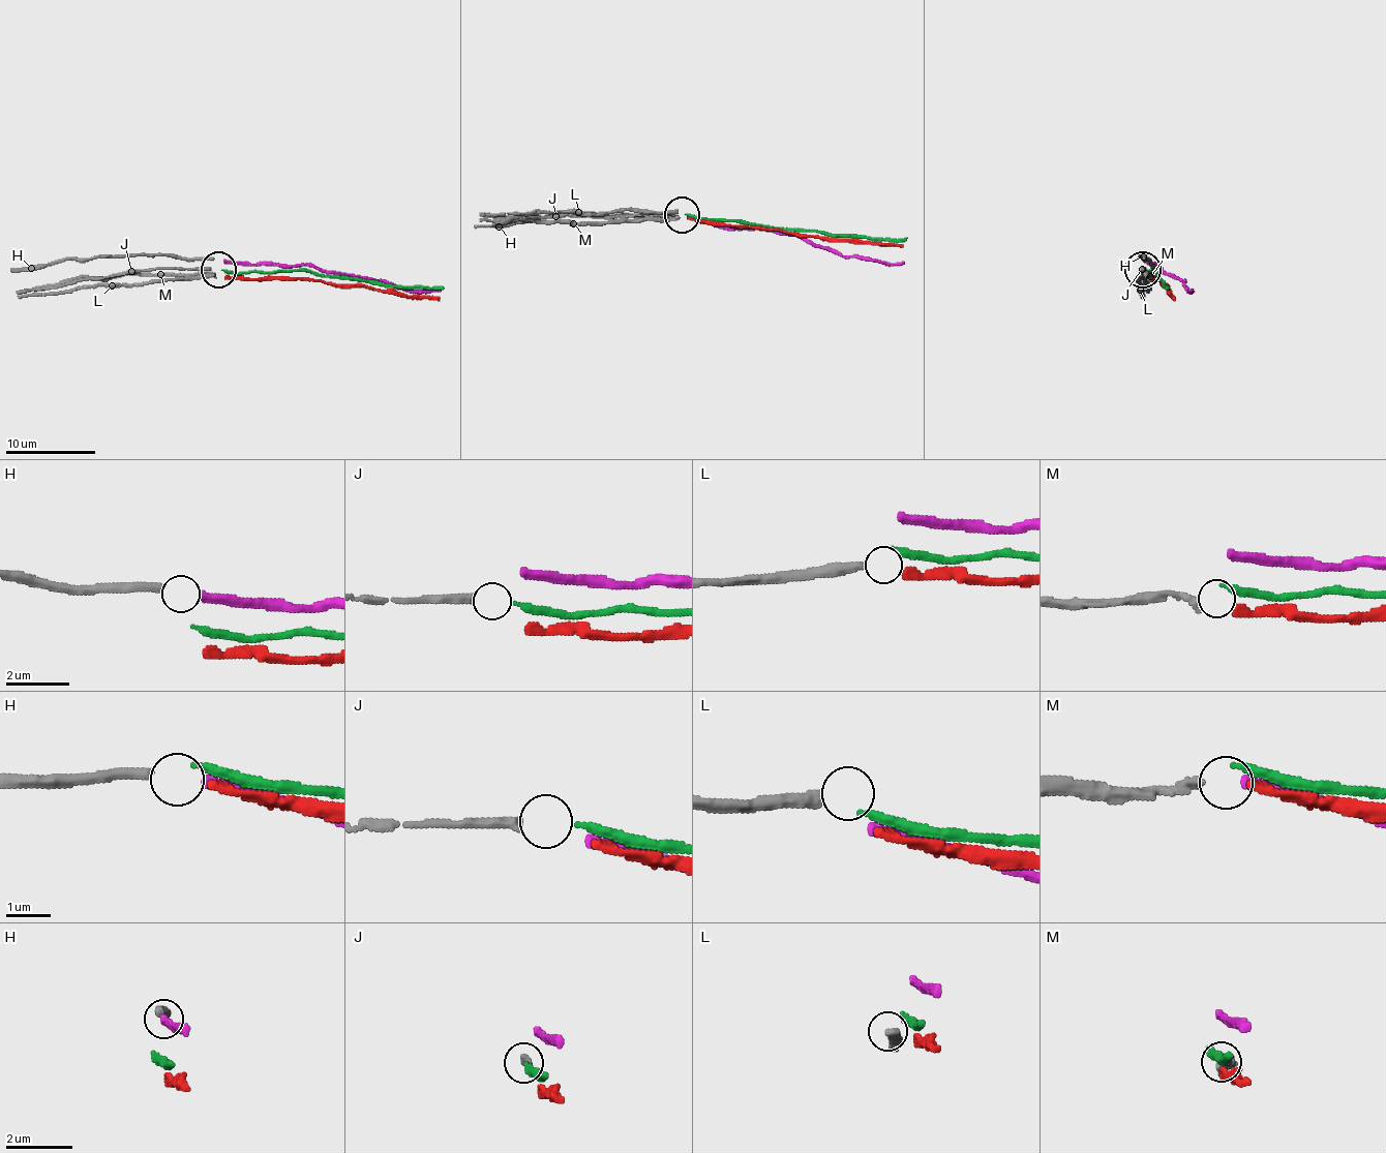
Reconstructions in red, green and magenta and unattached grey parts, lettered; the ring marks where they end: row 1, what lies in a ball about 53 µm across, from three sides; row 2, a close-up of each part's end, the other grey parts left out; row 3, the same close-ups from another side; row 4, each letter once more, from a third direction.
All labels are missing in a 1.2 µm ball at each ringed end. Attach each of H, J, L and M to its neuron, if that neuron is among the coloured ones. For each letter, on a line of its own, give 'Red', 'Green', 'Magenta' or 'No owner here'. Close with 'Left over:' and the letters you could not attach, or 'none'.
H: Magenta
J: Green
L: No owner here
M: Red
Left over: L

